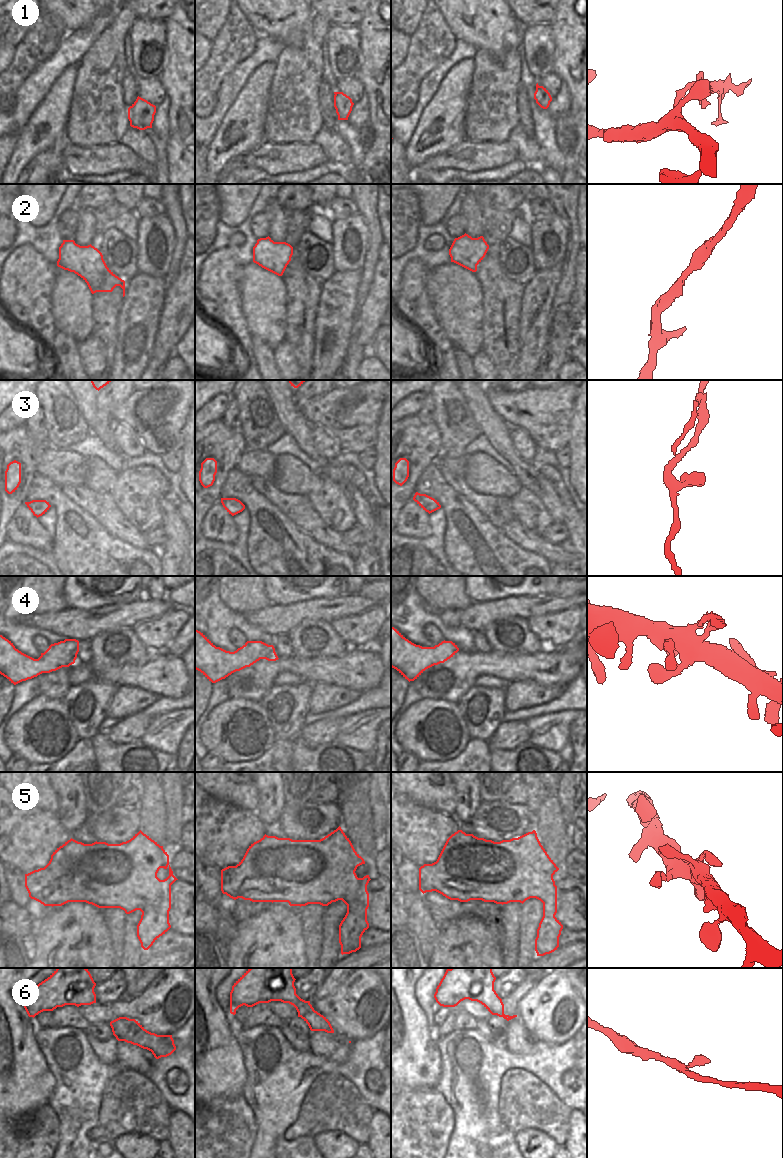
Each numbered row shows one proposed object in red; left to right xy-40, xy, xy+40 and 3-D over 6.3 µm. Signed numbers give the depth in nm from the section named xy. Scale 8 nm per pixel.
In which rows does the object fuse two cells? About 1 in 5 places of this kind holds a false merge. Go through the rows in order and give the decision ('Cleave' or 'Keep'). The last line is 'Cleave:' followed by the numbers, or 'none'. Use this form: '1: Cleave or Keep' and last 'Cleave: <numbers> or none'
1: Cleave
2: Keep
3: Keep
4: Keep
5: Keep
6: Keep
Cleave: 1

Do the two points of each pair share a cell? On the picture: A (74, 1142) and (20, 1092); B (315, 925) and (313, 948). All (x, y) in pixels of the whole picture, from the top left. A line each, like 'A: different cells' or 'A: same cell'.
A: different cells
B: same cell

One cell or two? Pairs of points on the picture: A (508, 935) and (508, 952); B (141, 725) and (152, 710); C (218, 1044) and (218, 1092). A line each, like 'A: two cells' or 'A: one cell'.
A: one cell
B: two cells
C: one cell

